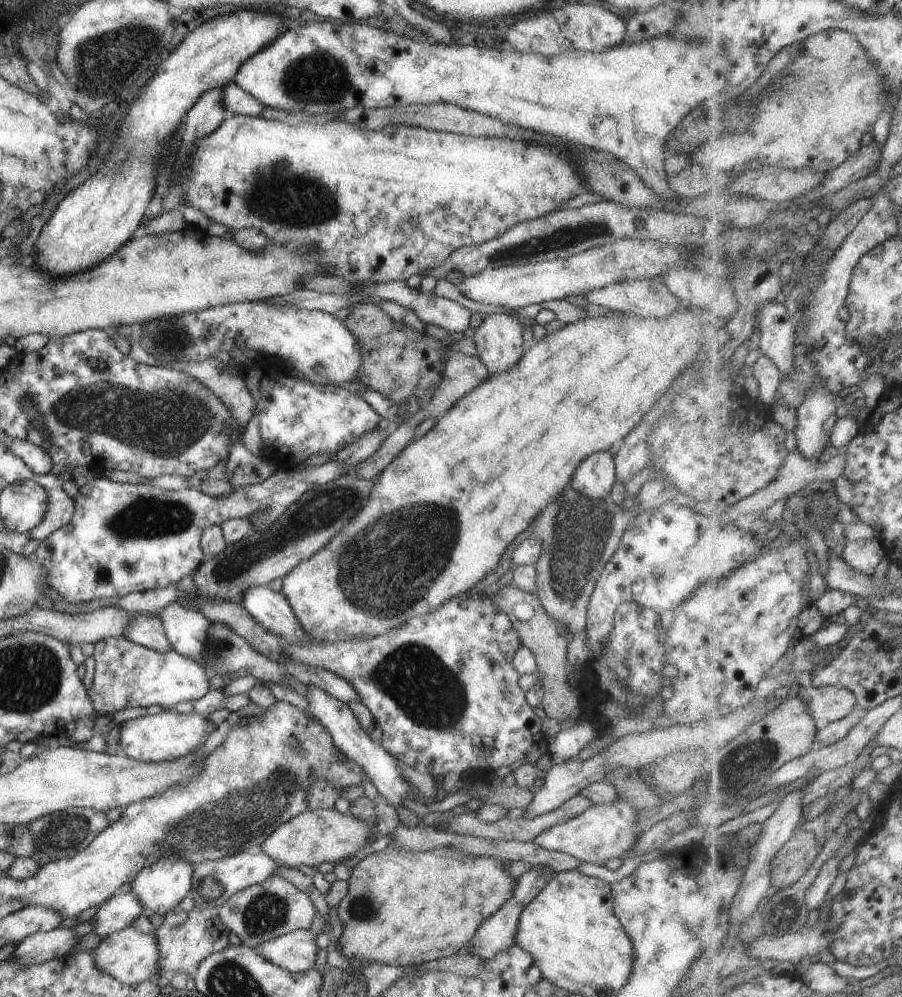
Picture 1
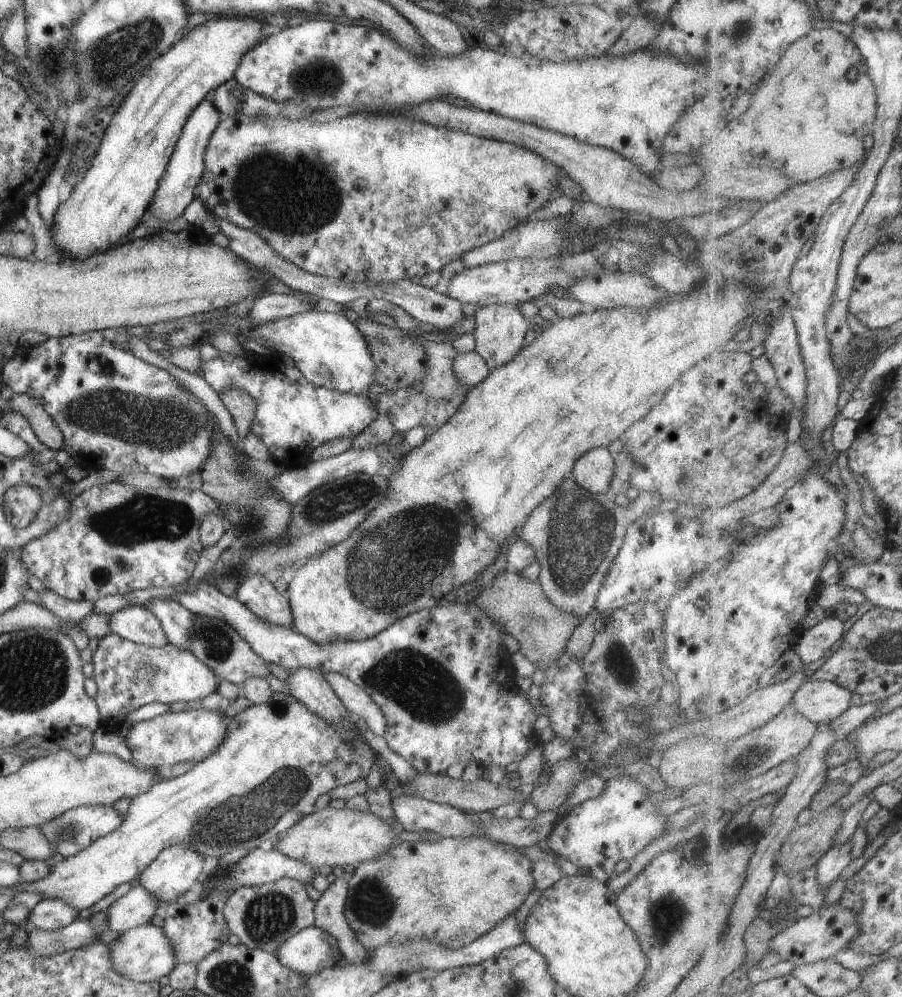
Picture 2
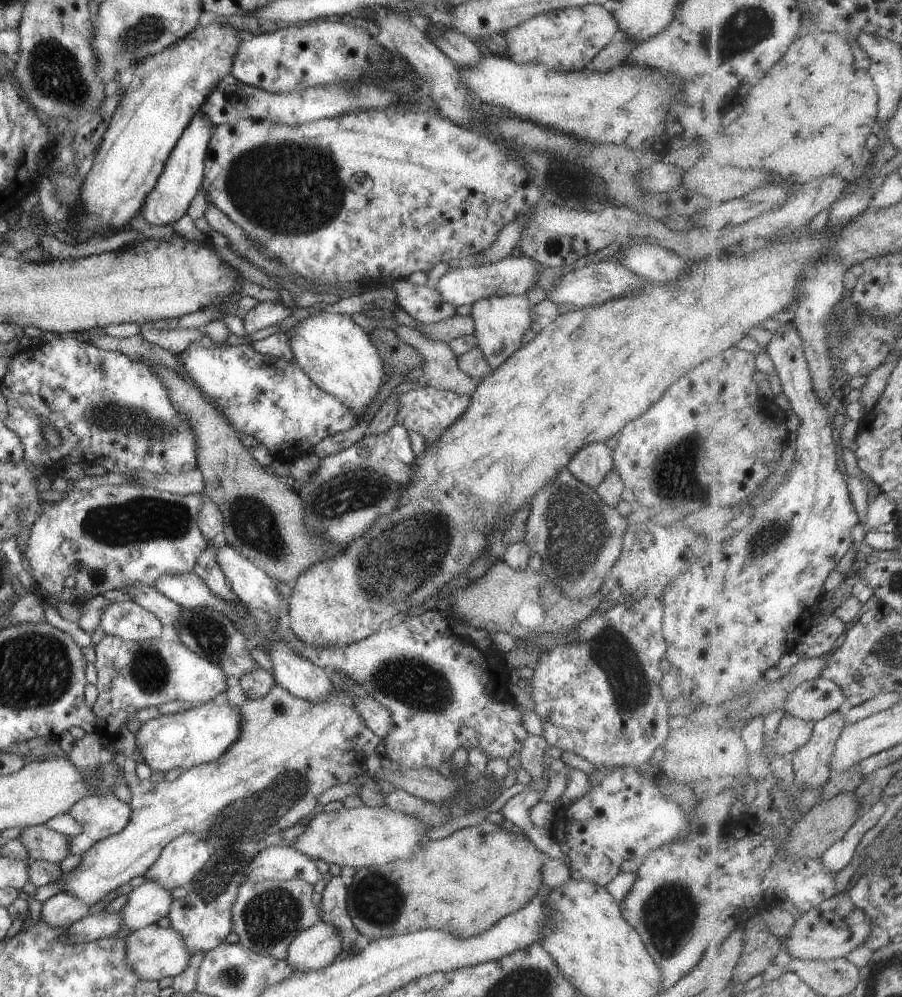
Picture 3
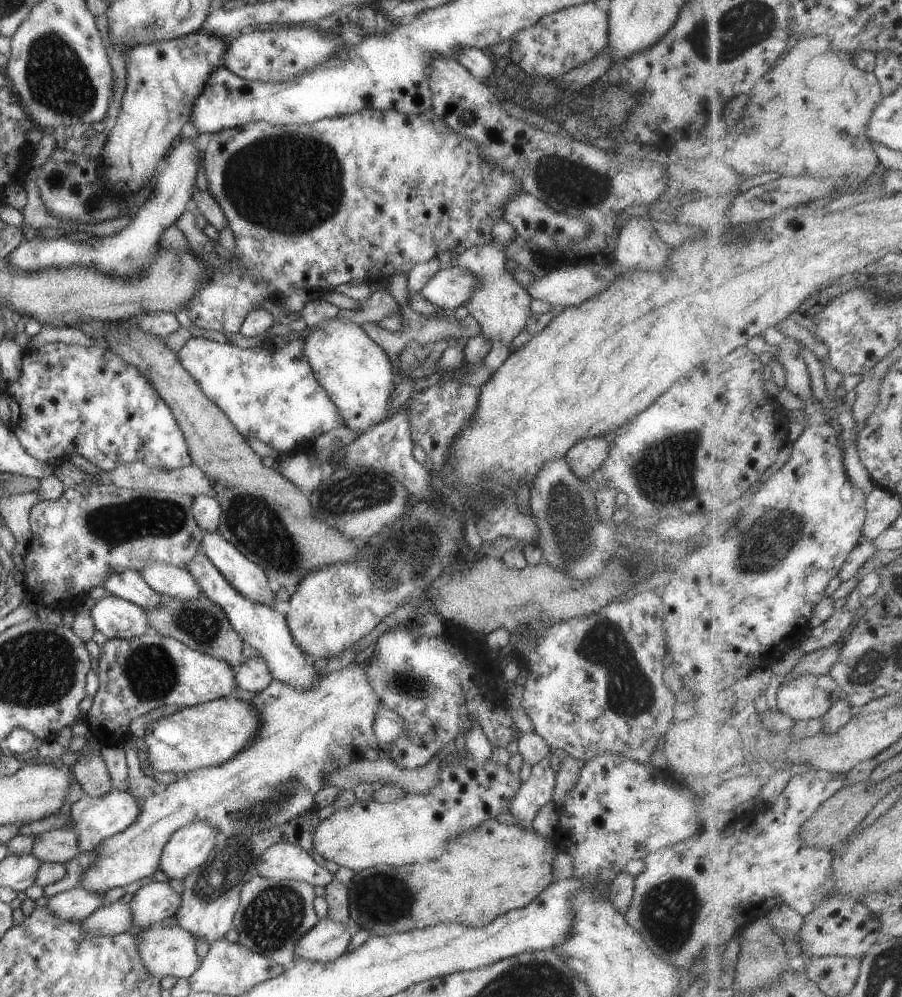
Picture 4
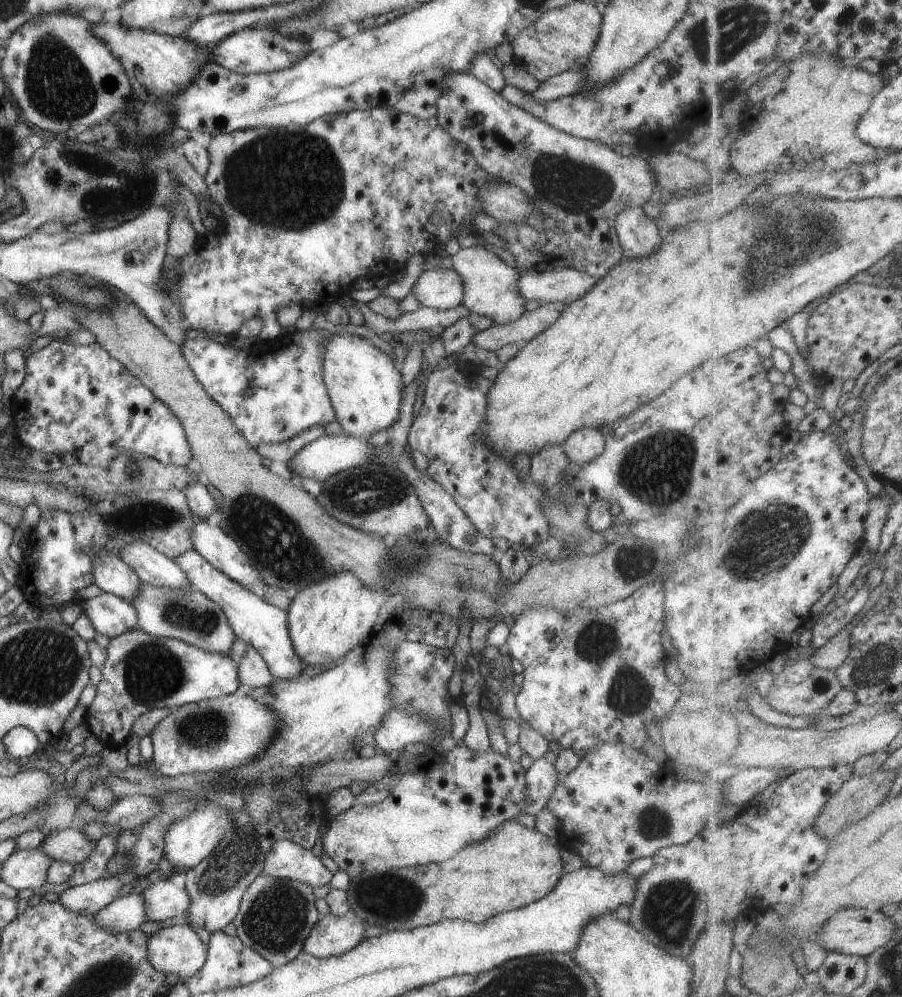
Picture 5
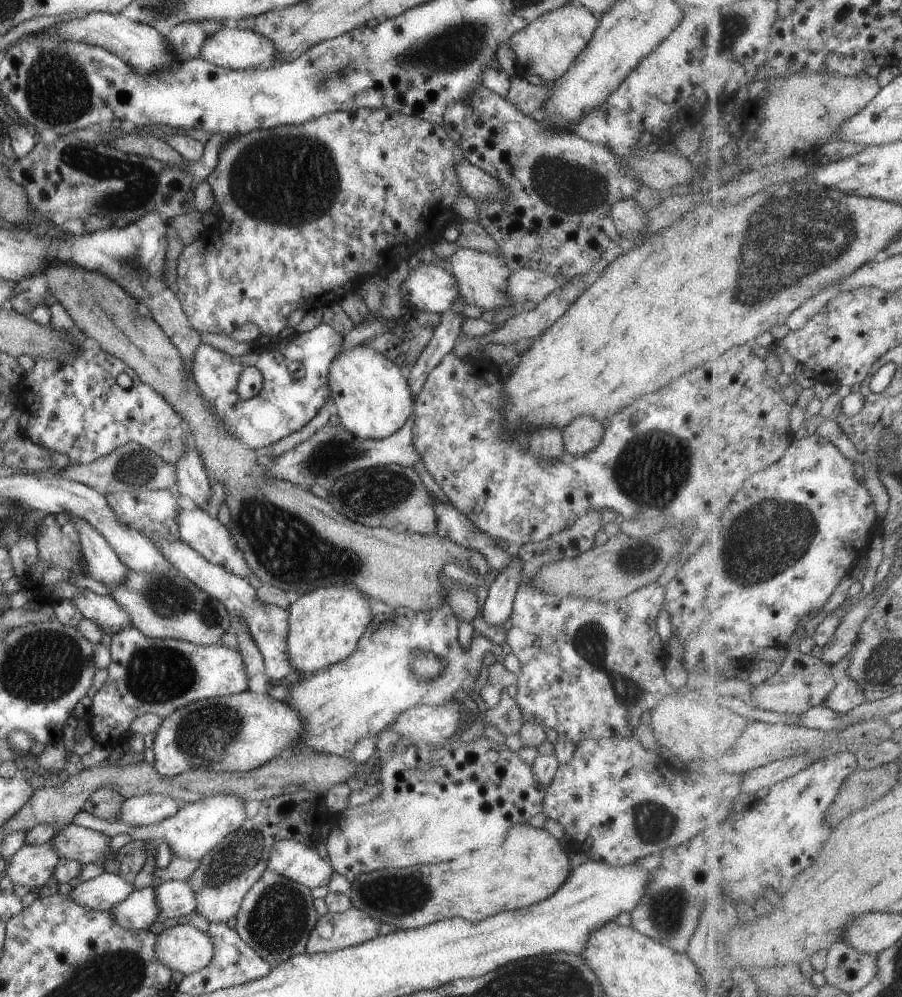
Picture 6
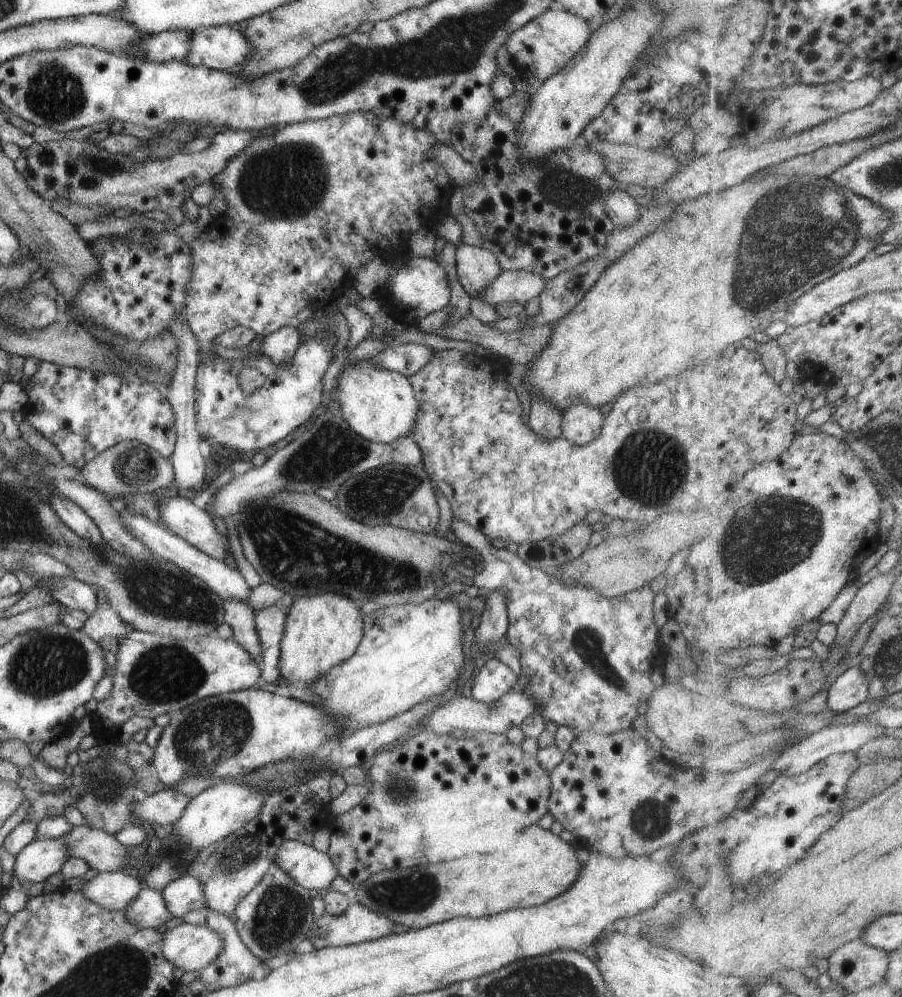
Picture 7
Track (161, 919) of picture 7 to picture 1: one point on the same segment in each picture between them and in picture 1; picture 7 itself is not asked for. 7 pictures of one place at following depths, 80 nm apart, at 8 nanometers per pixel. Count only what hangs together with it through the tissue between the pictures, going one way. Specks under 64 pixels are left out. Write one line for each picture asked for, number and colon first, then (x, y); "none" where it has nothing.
1: (39, 947)
2: (78, 933)
3: (104, 924)
4: (116, 918)
5: (125, 914)
6: (138, 911)

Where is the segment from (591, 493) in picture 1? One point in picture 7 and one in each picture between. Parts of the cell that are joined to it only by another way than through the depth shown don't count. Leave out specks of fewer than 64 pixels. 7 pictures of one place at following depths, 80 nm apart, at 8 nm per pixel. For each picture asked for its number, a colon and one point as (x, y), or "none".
2: (592, 470)
3: (591, 463)
4: (585, 455)
5: (584, 444)
6: (583, 432)
7: (580, 424)

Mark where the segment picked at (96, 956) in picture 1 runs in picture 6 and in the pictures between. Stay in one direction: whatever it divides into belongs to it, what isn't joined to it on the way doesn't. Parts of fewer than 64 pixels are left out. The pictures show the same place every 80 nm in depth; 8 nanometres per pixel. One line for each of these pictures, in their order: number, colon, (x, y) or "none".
2: (142, 953)
3: (153, 953)
4: (172, 951)
5: (177, 949)
6: (184, 948)

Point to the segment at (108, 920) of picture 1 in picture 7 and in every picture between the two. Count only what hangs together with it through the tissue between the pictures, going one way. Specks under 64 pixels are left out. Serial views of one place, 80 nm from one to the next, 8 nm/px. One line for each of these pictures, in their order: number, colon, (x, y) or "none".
2: (135, 907)
3: (146, 904)
4: (153, 902)
5: (163, 900)
6: (174, 898)
7: (183, 894)

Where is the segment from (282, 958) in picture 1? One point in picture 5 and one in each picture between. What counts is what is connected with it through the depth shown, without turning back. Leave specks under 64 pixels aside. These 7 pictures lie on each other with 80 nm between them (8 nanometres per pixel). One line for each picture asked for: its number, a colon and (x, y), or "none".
2: (304, 952)
3: (316, 947)
4: (327, 939)
5: (331, 935)

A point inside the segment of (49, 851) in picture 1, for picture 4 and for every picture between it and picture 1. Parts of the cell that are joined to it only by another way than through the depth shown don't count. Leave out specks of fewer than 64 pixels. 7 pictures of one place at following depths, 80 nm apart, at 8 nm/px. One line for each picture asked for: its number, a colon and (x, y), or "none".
2: (71, 831)
3: (101, 815)
4: (96, 819)

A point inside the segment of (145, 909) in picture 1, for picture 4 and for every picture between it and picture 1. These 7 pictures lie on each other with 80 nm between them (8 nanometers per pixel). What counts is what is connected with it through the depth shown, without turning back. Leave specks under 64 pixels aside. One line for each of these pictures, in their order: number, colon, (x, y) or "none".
2: (175, 869)
3: (184, 856)
4: (189, 846)

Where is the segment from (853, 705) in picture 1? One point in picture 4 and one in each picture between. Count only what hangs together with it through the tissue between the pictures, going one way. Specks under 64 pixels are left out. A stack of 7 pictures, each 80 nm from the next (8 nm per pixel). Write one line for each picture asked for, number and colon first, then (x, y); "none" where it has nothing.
2: (819, 701)
3: (815, 700)
4: (810, 697)

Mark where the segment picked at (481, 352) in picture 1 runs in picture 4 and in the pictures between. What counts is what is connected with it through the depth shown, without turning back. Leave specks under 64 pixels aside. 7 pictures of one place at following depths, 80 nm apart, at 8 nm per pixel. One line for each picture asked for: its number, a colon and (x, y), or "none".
2: (498, 331)
3: (499, 321)
4: (500, 305)

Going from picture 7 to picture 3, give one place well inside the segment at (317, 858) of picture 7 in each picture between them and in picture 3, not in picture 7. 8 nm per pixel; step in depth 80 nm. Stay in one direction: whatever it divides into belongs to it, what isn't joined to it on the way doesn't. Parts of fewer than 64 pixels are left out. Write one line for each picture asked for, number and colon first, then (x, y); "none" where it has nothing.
3: (275, 863)
4: (280, 861)
5: (285, 859)
6: (299, 863)

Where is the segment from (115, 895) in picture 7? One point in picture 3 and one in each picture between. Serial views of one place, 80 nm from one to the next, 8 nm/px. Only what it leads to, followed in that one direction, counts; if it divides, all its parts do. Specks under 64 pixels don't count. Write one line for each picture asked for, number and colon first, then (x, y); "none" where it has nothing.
3: (61, 910)
4: (75, 904)
5: (89, 898)
6: (106, 891)

